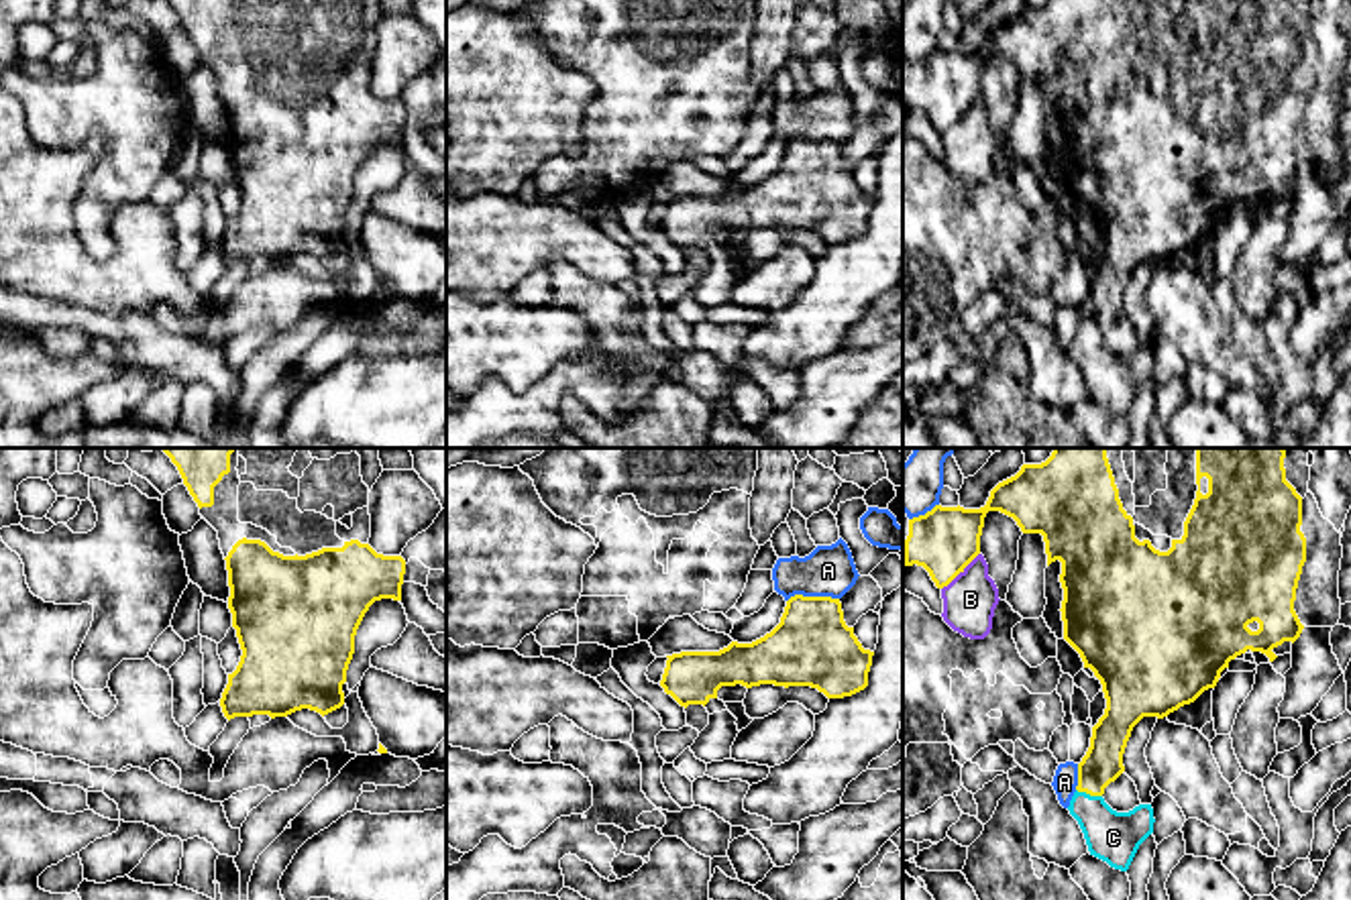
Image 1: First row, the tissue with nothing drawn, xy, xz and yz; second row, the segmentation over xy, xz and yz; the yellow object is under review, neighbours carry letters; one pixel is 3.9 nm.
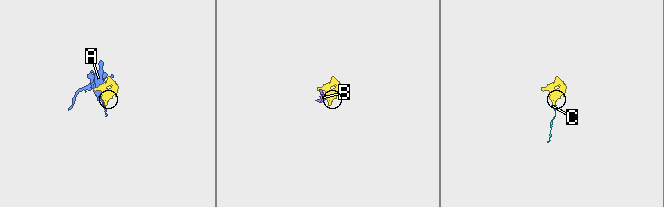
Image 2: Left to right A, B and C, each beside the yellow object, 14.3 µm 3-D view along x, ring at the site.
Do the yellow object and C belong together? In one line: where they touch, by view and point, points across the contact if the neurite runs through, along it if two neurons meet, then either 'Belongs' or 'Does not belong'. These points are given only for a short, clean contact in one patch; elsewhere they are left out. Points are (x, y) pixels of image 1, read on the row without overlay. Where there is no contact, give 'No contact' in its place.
Touches yellow at yz (1089, 336). Path across: yz (1103, 306), (1093, 320), (1089, 336), (1089, 353), (1113, 381). Belongs

